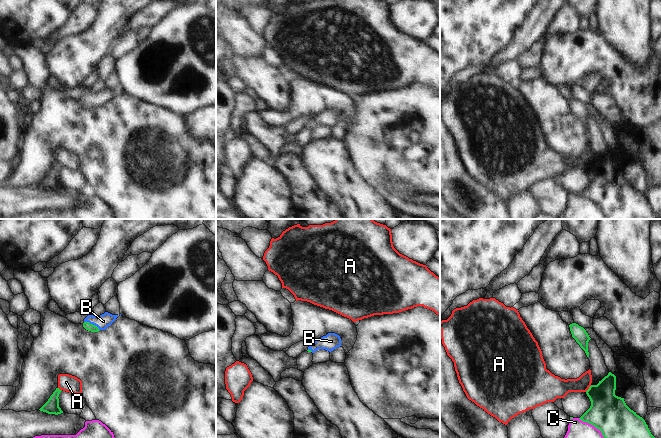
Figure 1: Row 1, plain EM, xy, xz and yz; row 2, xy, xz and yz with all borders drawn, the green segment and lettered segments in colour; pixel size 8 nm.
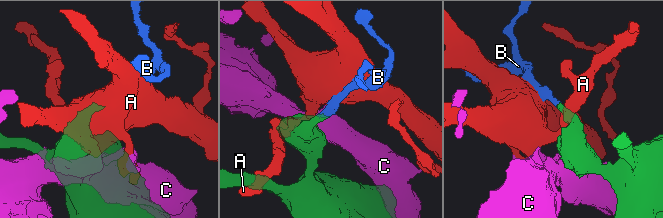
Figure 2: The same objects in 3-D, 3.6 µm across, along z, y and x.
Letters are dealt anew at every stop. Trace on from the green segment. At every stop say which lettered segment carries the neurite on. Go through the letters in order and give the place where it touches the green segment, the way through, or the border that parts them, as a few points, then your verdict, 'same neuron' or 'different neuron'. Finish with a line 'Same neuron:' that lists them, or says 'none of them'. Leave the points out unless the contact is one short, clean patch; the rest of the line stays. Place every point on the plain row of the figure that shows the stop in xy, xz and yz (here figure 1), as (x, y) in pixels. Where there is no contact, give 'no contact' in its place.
A: yz (589, 164) | different neuron
B: xy (92, 100) | across xy (90, 103), (92, 100), (103, 97) | same neuron
C: yz (595, 202) | different neuron
Same neuron: B

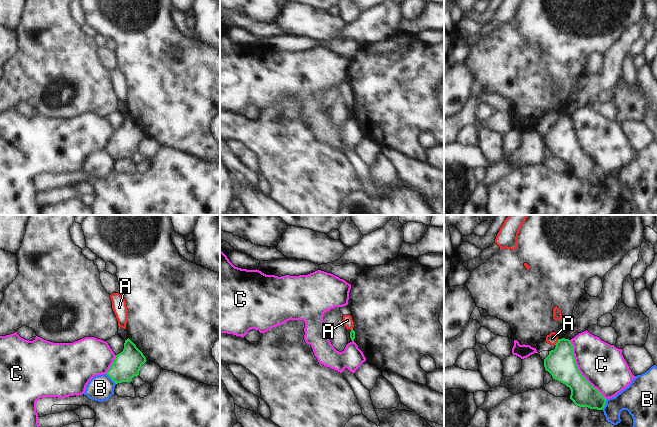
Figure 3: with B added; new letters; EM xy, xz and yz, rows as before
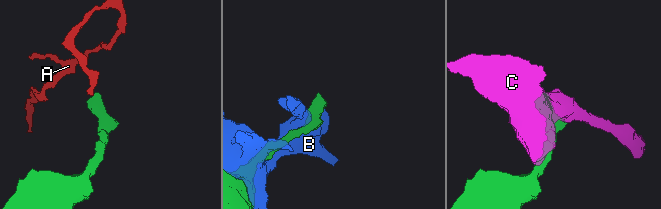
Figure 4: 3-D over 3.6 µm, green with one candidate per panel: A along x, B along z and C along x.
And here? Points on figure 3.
A: yz (557, 118) | along yz (558, 115), (555, 121) | different neuron
B: yz (605, 179) | different neuron
C: yz (578, 146) | different neuron
Same neuron: none of them

